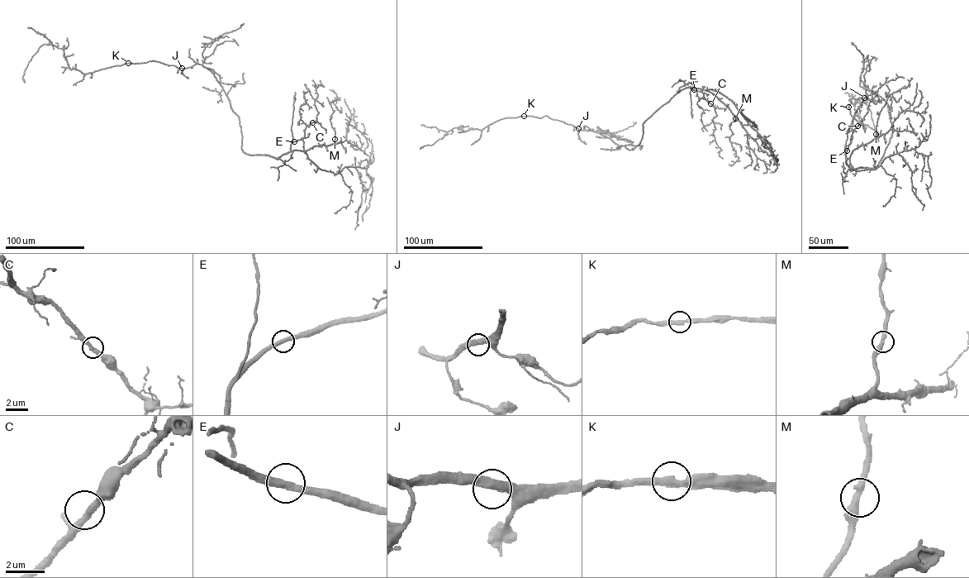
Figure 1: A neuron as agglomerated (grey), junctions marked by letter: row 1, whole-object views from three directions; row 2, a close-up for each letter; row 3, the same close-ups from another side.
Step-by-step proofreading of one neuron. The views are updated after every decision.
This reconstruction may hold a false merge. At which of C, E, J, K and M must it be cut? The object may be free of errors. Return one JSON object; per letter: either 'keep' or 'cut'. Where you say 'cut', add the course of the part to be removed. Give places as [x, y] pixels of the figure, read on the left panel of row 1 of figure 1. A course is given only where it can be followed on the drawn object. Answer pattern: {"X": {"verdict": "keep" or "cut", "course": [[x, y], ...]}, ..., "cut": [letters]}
{"C": {"verdict": "keep"}, "E": {"verdict": "keep"}, "J": {"verdict": "keep"}, "K": {"verdict": "keep"}, "M": {"verdict": "keep"}, "cut": []}

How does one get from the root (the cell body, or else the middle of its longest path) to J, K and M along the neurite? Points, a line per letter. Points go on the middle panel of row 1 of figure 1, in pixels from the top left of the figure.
J: (629, 144), (619, 145), (597, 132), (578, 128)
K: (629, 144), (619, 145), (597, 132), (579, 130), (546, 116), (540, 117), (524, 116)
M: (629, 144), (639, 143), (644, 122), (674, 95), (689, 87), (711, 92), (727, 106), (735, 118)

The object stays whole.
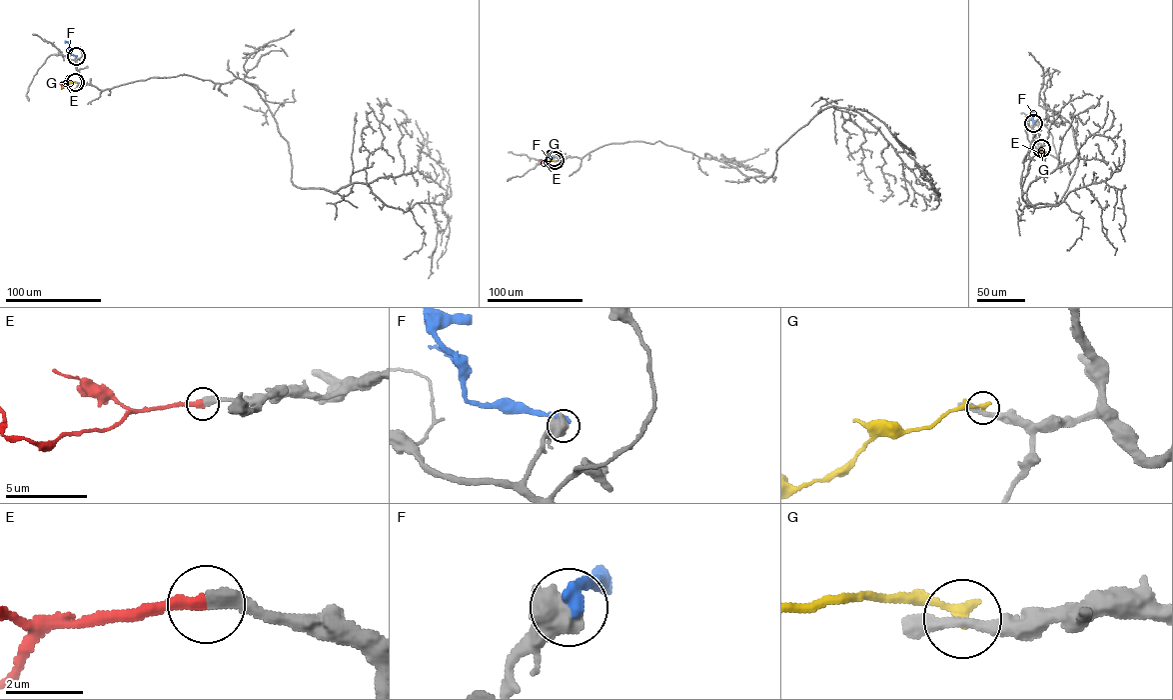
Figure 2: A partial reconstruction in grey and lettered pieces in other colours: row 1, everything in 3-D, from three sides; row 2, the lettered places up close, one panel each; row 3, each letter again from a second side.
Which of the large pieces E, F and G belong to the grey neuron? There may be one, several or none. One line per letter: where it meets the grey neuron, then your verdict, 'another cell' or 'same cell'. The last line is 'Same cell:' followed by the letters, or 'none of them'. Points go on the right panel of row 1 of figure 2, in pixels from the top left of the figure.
E: (1041, 148) | same cell
F: (1033, 123) | another cell
G: (1041, 148) | another cell
Same cell: E

